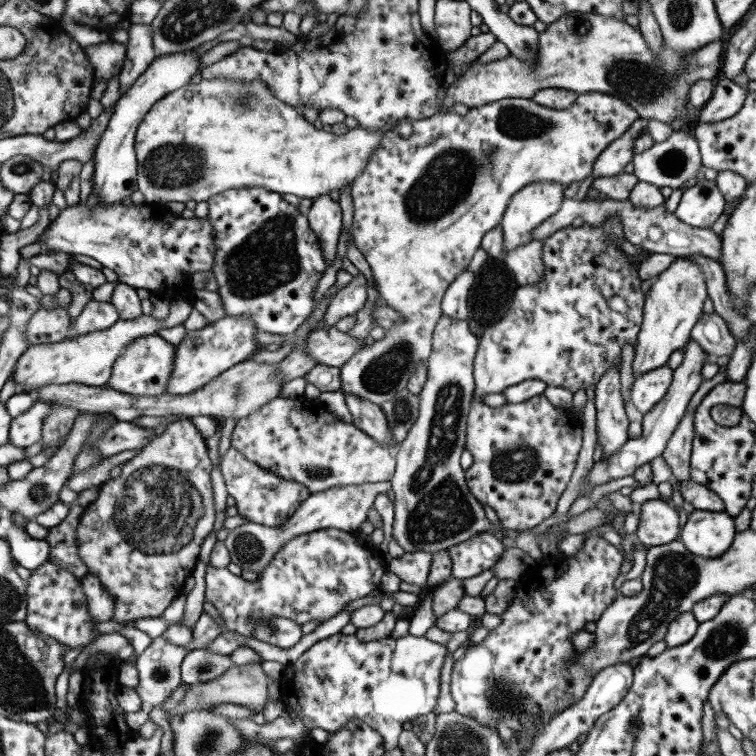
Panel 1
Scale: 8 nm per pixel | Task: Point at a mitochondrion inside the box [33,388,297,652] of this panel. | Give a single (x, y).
(158, 511)

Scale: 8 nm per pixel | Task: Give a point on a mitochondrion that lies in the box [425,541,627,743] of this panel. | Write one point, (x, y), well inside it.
(506, 700)

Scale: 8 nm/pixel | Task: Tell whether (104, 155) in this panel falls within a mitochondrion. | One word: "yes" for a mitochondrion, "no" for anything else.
no

